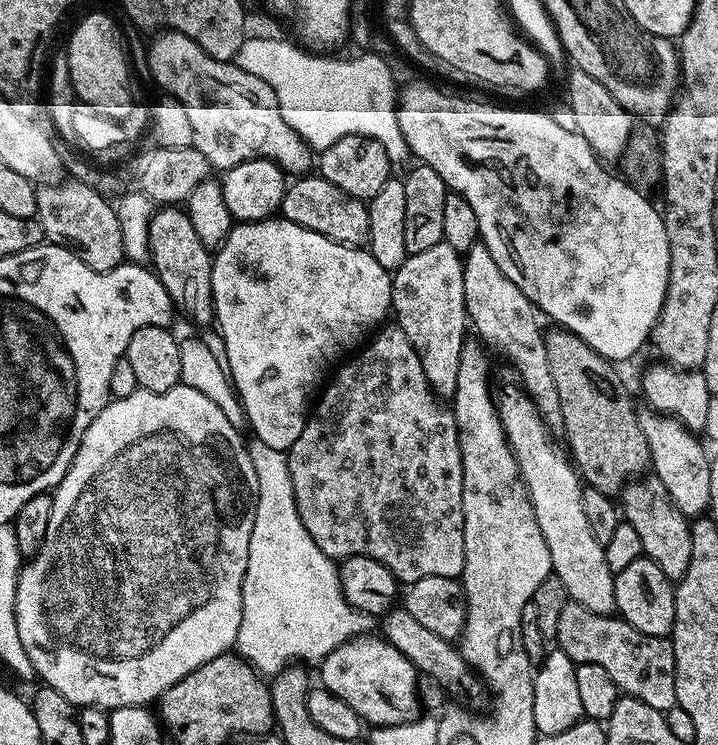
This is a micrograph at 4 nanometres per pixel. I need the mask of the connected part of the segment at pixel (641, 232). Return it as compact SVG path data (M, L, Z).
M408 84L403 85L398 96L398 126L408 143L411 155L421 164L428 164L442 178L442 182L451 191L462 194L466 202L474 209L474 214L478 218L478 230L480 240L488 249L490 254L494 254L494 262L502 266L502 274L530 298L537 310L545 317L548 316L553 321L553 325L562 327L567 332L578 334L586 346L590 346L602 358L613 362L628 360L640 347L649 343L652 327L660 319L662 302L666 298L666 286L668 285L668 275L670 274L670 242L666 242L666 226L661 209L656 208L643 196L641 189L635 183L621 178L619 175L611 176L603 168L601 157L596 155L596 151L588 145L586 138L582 138L579 132L562 130L558 122L547 111L527 112L524 108L499 108L496 104L479 104L476 100L463 100L460 96L451 96L448 92L443 92L440 88L435 88L432 84Z

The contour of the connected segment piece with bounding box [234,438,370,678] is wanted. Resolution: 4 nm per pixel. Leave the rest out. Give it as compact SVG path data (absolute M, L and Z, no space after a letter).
M255 438L249 439L247 446L250 462L254 462L254 474L258 478L258 494L256 495L254 530L250 534L250 554L246 562L246 574L244 575L244 585L242 586L242 622L238 626L238 638L234 648L257 672L271 678L284 668L295 665L297 662L308 662L304 660L319 662L323 660L326 654L330 654L330 650L342 646L347 640L354 639L355 636L365 635L369 631L368 624L370 624L370 620L363 612L359 612L354 606L350 606L346 602L346 598L342 594L340 573L337 565L331 556L327 556L325 552L318 550L314 538L310 538L310 530L306 530L306 526L302 526L302 518L298 514L298 506L294 502L294 482L290 482L290 466L288 465L287 452L274 450L274 446L266 446L266 442Z

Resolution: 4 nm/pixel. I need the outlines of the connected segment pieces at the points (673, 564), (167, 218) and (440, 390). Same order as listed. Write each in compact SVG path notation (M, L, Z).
M655 474L645 475L635 482L625 484L623 492L619 493L619 503L622 505L623 519L640 535L642 550L649 560L655 562L658 570L666 574L669 580L678 582L686 574L686 566L690 562L690 530L689 517L674 506L674 498L670 498L666 486Z
M160 206L150 218L148 254L156 276L166 286L173 309L199 326L213 323L212 307L212 257L213 253L198 238L187 211L180 206Z
M443 242L438 246L430 246L430 250L422 250L422 254L408 255L392 276L391 315L406 334L406 338L410 338L414 350L418 350L418 358L422 358L422 370L426 370L426 378L433 392L441 398L451 398L456 392L458 362L462 358L462 346L466 339L464 331L469 331L470 328L466 294L462 288L463 277L464 262L461 253L456 252L454 246Z

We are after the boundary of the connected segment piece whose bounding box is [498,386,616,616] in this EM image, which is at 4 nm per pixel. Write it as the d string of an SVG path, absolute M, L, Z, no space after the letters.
M513 386L499 393L498 407L504 433L516 456L520 477L528 488L528 497L538 518L538 530L542 530L542 538L546 538L546 546L550 550L553 573L562 578L562 586L566 586L569 597L575 603L586 606L586 610L594 614L613 615L616 612L616 577L610 566L606 566L604 546L598 542L598 538L594 538L586 522L586 513L582 510L584 488L579 471L574 467L569 453L552 441L553 433L523 388Z

